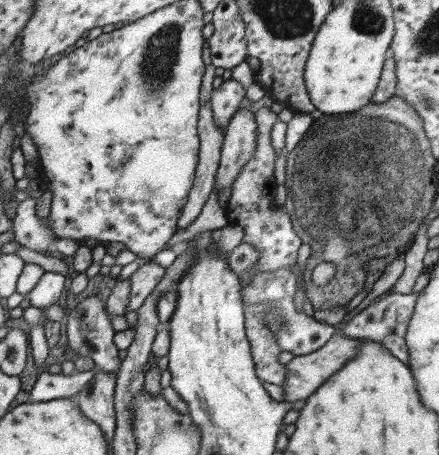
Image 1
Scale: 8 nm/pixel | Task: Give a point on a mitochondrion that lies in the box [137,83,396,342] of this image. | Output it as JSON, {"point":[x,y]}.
{"point":[284,325]}

